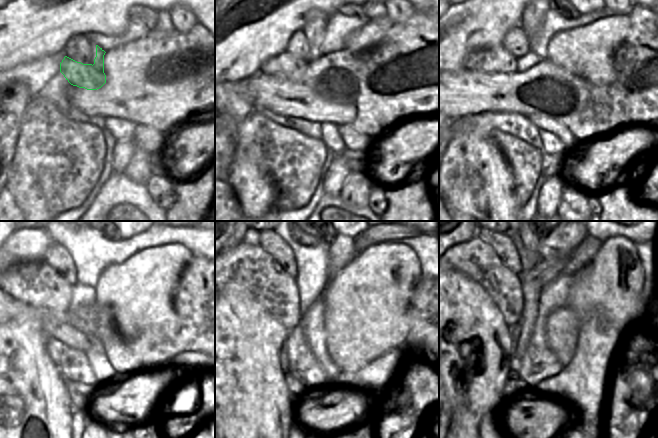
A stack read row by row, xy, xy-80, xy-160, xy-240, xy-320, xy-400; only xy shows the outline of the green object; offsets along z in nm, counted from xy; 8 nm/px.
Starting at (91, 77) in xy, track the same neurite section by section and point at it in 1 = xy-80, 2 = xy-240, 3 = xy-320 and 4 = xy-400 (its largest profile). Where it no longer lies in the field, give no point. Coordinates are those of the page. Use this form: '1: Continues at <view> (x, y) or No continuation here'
1: Continues at xy-80 (285, 65)
2: Continues at xy-240 (41, 287)
3: Continues at xy-320 (274, 289)
4: Continues at xy-400 (503, 286).

